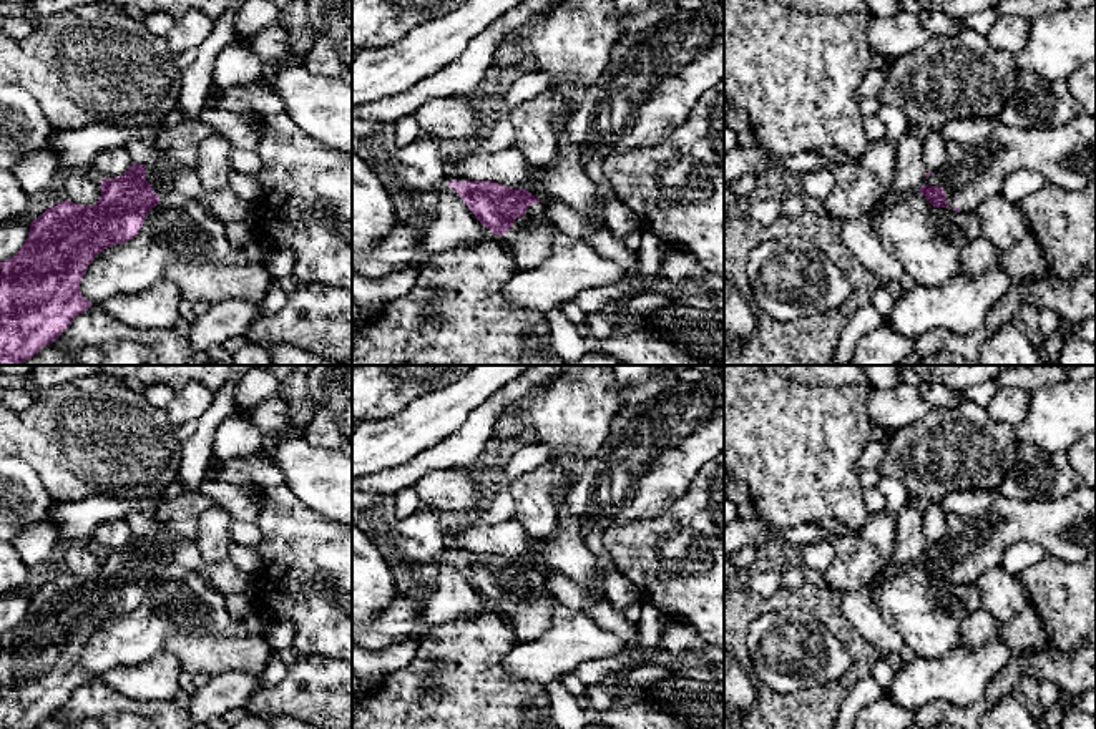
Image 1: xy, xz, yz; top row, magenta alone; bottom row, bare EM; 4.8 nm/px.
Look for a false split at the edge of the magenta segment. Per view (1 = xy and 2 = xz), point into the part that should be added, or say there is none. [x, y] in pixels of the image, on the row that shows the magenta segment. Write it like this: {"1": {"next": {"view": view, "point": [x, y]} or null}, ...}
{"1": {"next": {"view": "xy", "point": [178, 146]}}, "2": {"next": {"view": "xz", "point": [530, 241]}}}

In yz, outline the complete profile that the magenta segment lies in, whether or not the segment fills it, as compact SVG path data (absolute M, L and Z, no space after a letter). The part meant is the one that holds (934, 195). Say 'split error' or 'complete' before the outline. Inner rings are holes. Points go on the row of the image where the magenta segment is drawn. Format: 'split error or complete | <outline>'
split error | M1086 113L1051 130L1018 130L996 120L985 141L945 141L945 149L945 163L927 173L920 193L933 208L957 213L1000 196L1005 178L1020 169L1036 171L1069 191L1096 179L1096 120Z

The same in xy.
split error | M181 121L159 133L158 161L146 166L133 163L123 176L101 181L101 196L95 206L80 206L66 199L32 221L23 247L12 259L0 262L0 365L22 365L53 344L76 316L93 306L80 292L91 261L101 251L133 241L139 234L148 213L174 191L173 173L178 168L196 171L198 144L209 135L203 121Z

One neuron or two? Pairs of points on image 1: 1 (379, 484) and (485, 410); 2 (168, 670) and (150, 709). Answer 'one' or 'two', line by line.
1: one
2: two

